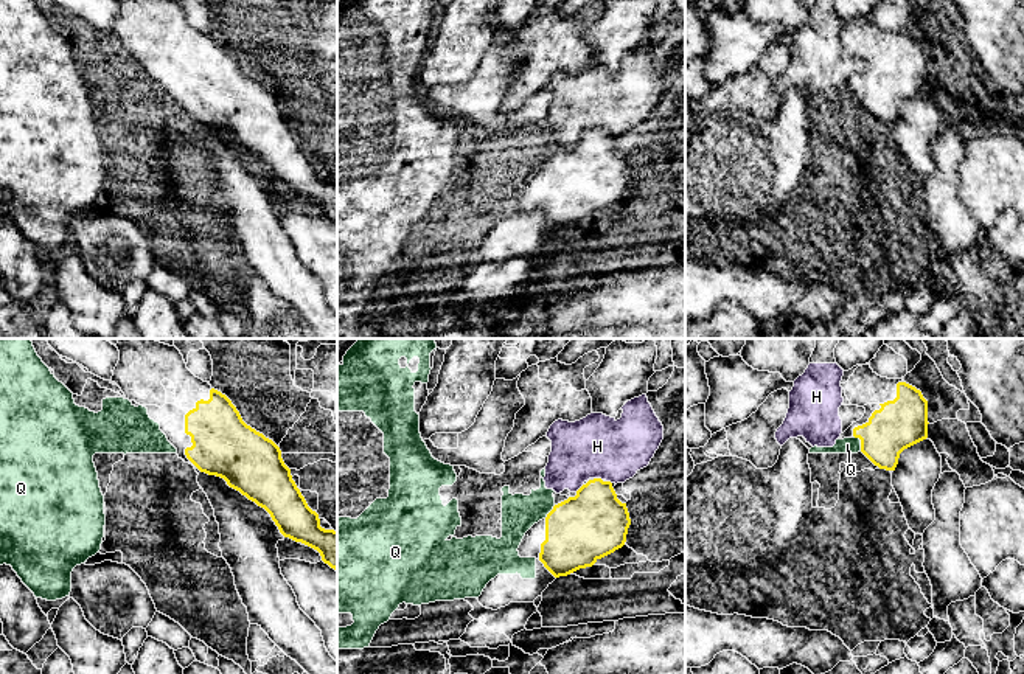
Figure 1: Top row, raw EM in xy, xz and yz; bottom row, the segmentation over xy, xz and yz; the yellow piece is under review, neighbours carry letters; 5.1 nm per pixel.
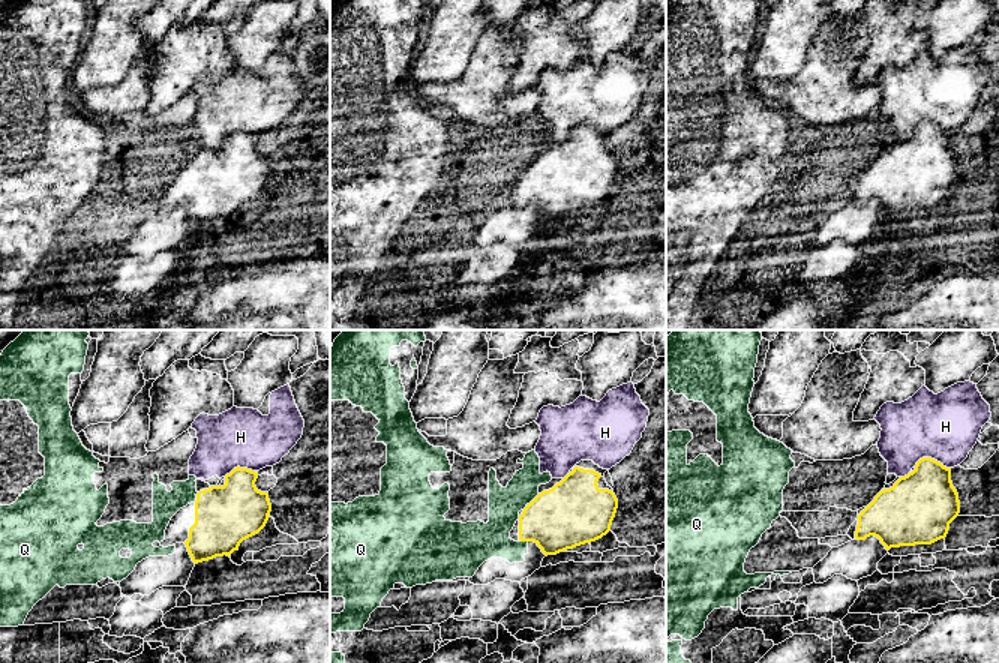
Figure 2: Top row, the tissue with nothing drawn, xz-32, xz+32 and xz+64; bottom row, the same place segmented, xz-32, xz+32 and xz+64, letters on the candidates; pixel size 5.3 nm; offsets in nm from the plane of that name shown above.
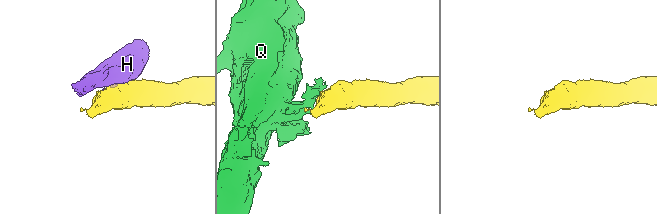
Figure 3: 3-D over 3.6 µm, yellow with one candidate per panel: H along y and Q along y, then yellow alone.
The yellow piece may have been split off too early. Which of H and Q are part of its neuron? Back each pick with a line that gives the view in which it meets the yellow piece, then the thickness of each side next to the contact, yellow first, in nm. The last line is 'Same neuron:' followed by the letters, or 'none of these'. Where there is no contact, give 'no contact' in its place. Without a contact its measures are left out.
Same neuron: none of these

